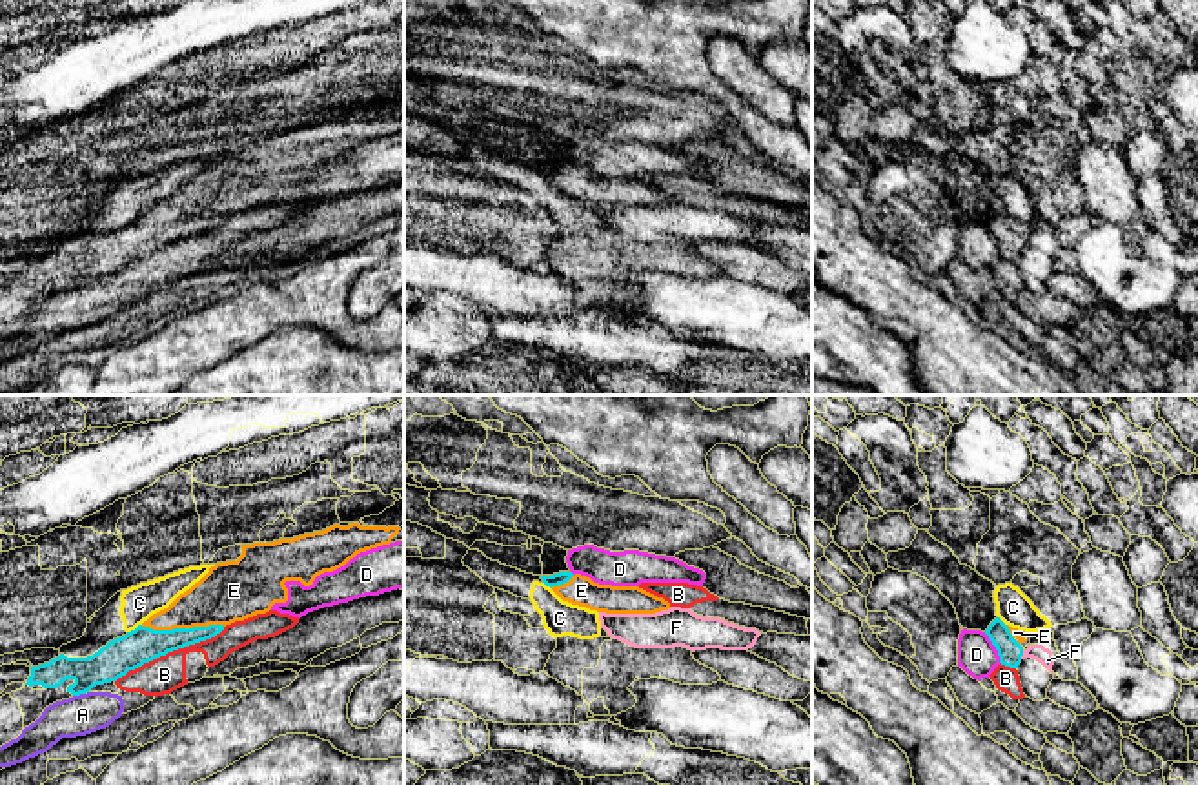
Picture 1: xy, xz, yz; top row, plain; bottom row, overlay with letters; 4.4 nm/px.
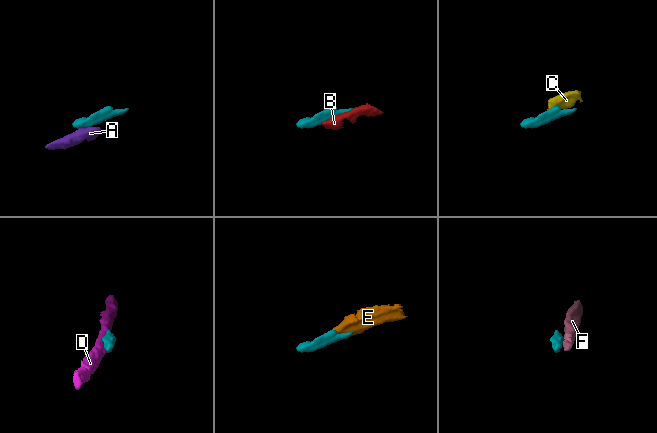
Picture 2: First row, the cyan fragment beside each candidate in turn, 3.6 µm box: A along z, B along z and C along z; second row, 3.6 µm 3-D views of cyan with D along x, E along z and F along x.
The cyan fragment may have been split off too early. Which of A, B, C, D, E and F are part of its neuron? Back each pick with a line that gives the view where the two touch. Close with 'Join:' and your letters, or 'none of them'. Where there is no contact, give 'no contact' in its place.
E: xy
Join: E

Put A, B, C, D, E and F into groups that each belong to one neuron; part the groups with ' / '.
A B / C / D / E / F

